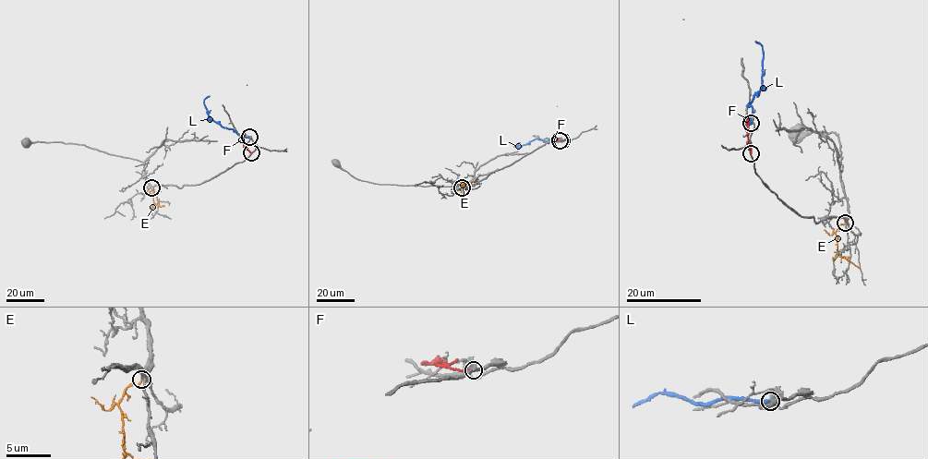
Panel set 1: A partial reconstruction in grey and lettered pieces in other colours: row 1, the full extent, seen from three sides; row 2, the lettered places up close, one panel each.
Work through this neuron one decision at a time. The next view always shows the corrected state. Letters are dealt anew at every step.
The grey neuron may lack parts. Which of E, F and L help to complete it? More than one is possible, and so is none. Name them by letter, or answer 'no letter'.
E

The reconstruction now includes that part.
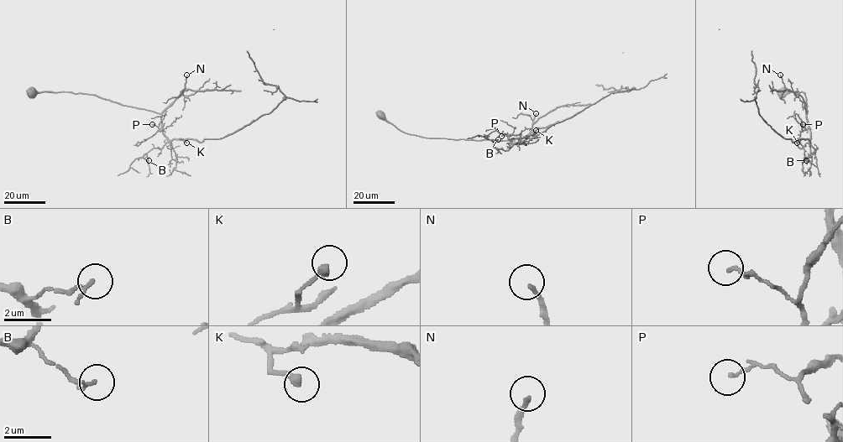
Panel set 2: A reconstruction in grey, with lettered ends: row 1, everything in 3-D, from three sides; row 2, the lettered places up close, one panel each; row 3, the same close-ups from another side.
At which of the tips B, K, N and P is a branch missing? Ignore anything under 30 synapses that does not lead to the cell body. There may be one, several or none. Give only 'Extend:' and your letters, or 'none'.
Extend: none

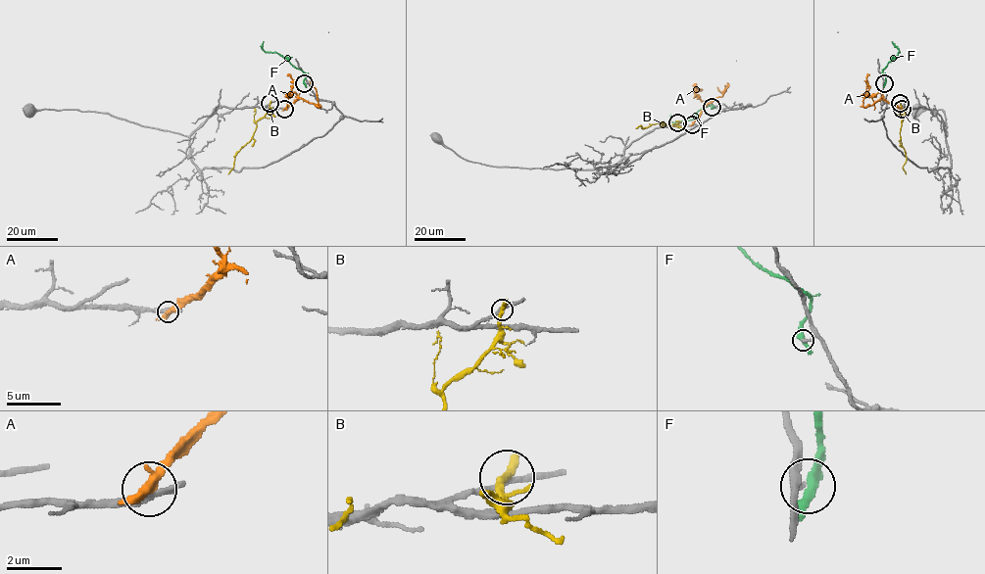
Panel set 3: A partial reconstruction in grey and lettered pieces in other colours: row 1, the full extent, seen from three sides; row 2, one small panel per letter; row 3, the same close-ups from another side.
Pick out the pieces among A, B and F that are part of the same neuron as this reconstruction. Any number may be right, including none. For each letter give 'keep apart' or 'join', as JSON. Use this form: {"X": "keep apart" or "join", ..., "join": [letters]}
{"A": "keep apart", "B": "keep apart", "F": "keep apart", "join": []}

